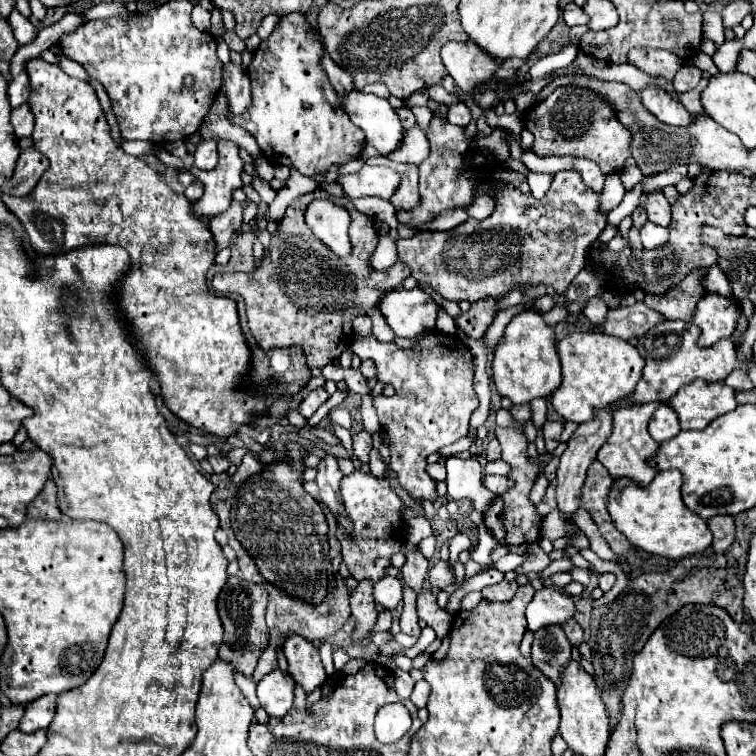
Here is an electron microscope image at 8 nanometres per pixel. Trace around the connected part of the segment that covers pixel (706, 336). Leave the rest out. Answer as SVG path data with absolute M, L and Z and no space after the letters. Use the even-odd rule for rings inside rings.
M723 294L703 296L697 302L695 314L691 318L691 322L701 328L699 346L709 348L717 344L721 338L731 338L737 328L739 316L741 316L739 304L733 302L729 296Z

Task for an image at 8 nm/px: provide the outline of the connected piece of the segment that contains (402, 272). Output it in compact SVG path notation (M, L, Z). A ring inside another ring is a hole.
M317 190L293 200L287 208L281 218L279 234L271 238L271 248L265 252L261 266L249 274L215 274L211 284L217 292L237 292L245 298L251 334L263 350L301 346L307 364L311 368L323 368L337 360L341 352L349 348L349 342L353 342L349 336L353 318L369 314L385 290L399 288L401 282L411 276L405 264L393 264L383 272L369 266L377 240L377 226L369 216L357 212L347 198L335 198L325 190ZM317 198L327 198L351 214L349 236L353 254L349 258L331 256L327 246L319 242L305 224L305 208Z

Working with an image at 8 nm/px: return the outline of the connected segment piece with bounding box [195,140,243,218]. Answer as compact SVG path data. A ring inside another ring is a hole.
M219 140L219 164L211 172L195 174L205 184L205 194L195 202L195 214L213 218L225 212L231 204L233 190L243 188L241 182L243 160L239 158L239 146L231 140Z

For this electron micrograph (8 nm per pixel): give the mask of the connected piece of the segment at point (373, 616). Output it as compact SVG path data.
M359 582L359 586L351 594L351 616L355 618L355 630L351 636L351 644L357 644L369 636L377 622L377 610L373 600L373 584Z

